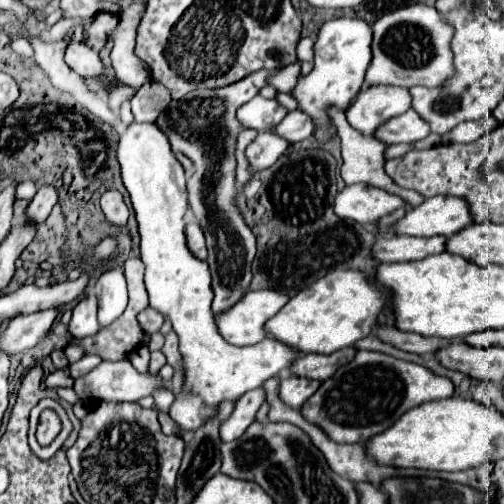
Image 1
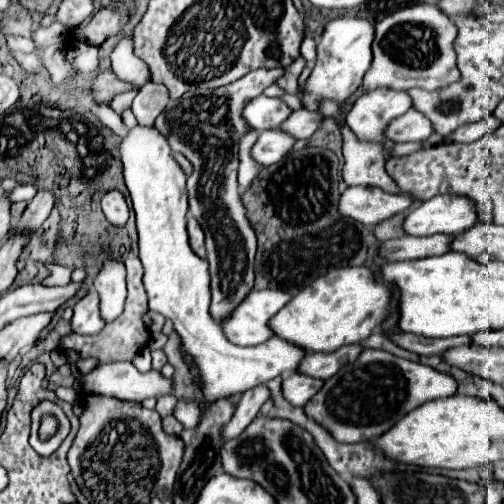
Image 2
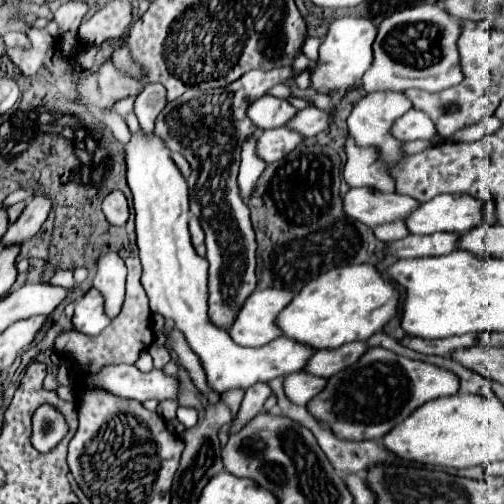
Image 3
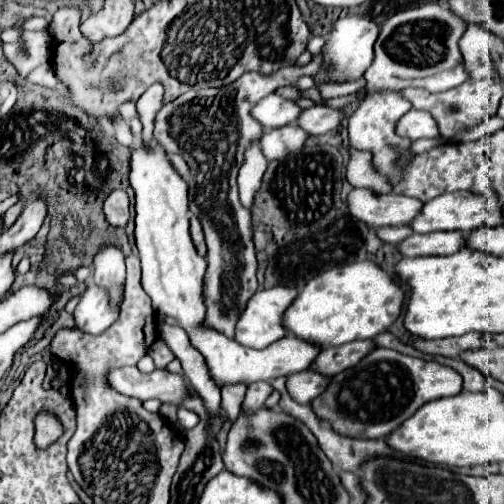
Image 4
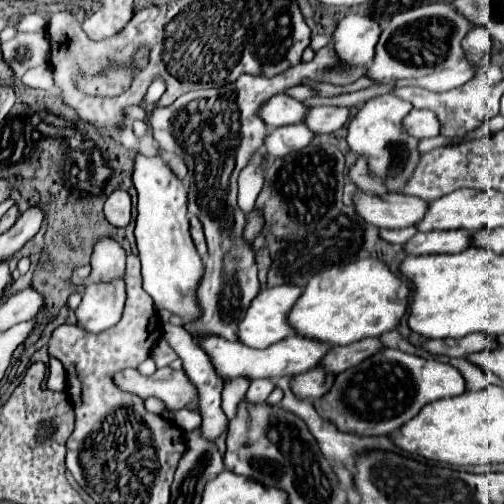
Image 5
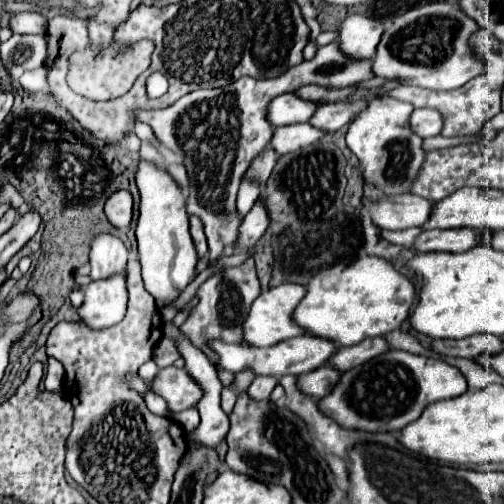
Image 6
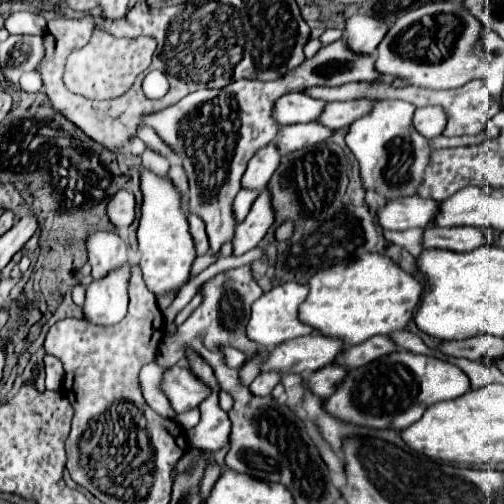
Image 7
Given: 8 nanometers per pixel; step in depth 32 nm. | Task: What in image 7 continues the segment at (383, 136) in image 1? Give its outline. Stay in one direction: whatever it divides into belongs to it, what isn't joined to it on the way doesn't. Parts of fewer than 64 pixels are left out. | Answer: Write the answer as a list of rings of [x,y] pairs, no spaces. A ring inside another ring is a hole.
[[[424,106],[424,108],[416,108],[412,124],[416,128],[418,134],[422,134],[424,138],[434,138],[440,136],[444,130],[444,112],[440,112],[440,108],[436,106]]]

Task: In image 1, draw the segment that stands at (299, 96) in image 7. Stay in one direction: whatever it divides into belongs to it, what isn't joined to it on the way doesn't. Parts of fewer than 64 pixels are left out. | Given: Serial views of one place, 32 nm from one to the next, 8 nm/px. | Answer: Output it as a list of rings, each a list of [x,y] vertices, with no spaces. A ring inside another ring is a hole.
[[[256,96],[238,108],[236,118],[244,128],[268,132],[284,118],[284,112],[286,108],[282,108],[276,100],[266,100],[262,96]]]

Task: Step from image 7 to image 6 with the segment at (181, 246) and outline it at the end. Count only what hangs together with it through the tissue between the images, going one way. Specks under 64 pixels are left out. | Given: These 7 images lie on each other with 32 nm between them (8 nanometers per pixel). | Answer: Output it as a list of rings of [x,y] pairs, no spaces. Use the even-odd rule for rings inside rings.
[[[140,160],[138,164],[136,186],[140,192],[136,240],[144,288],[154,296],[158,306],[174,306],[178,296],[198,276],[198,254],[188,232],[186,196],[180,184],[168,174],[168,170],[162,170],[148,160]]]

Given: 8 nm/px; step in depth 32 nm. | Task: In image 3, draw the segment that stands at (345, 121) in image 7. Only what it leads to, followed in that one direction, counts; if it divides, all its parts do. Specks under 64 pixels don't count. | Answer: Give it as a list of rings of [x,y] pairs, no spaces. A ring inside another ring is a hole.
[[[304,108],[304,110],[298,110],[284,126],[298,132],[302,138],[312,138],[316,136],[318,132],[326,130],[328,124],[330,124],[332,116],[322,112],[320,108]]]

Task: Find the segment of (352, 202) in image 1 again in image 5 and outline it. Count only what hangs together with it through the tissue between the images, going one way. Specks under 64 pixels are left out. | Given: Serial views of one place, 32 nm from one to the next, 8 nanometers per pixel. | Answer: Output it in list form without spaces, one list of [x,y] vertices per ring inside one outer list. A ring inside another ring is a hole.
[[[358,190],[352,196],[354,212],[376,228],[406,228],[414,226],[420,216],[424,216],[426,202],[416,196],[404,194],[384,194],[372,196]]]

